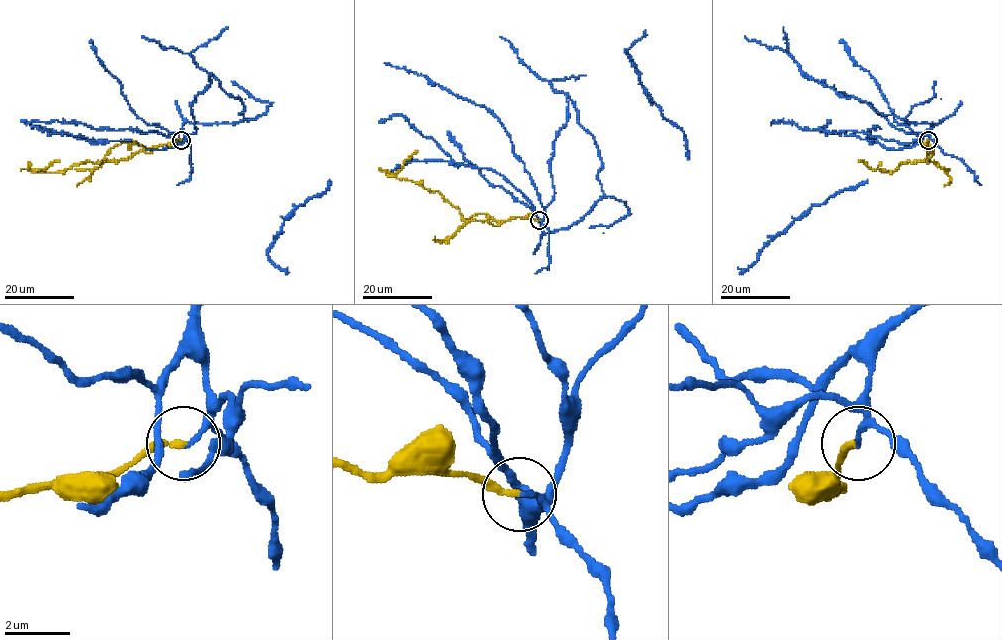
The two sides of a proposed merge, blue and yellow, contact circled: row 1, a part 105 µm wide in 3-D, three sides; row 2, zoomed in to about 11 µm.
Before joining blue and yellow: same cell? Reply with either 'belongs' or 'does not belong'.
belongs

